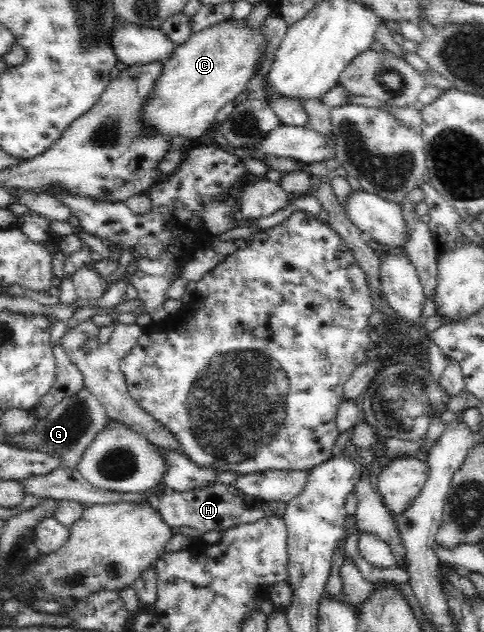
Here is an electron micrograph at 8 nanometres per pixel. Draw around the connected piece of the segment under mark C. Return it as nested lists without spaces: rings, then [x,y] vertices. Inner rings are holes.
[[[240,21],[214,24],[210,29],[190,34],[184,43],[175,45],[170,59],[164,61],[150,99],[142,105],[142,122],[171,138],[192,140],[204,135],[215,123],[218,110],[234,100],[252,78],[258,49],[264,51],[261,33],[250,35]]]

